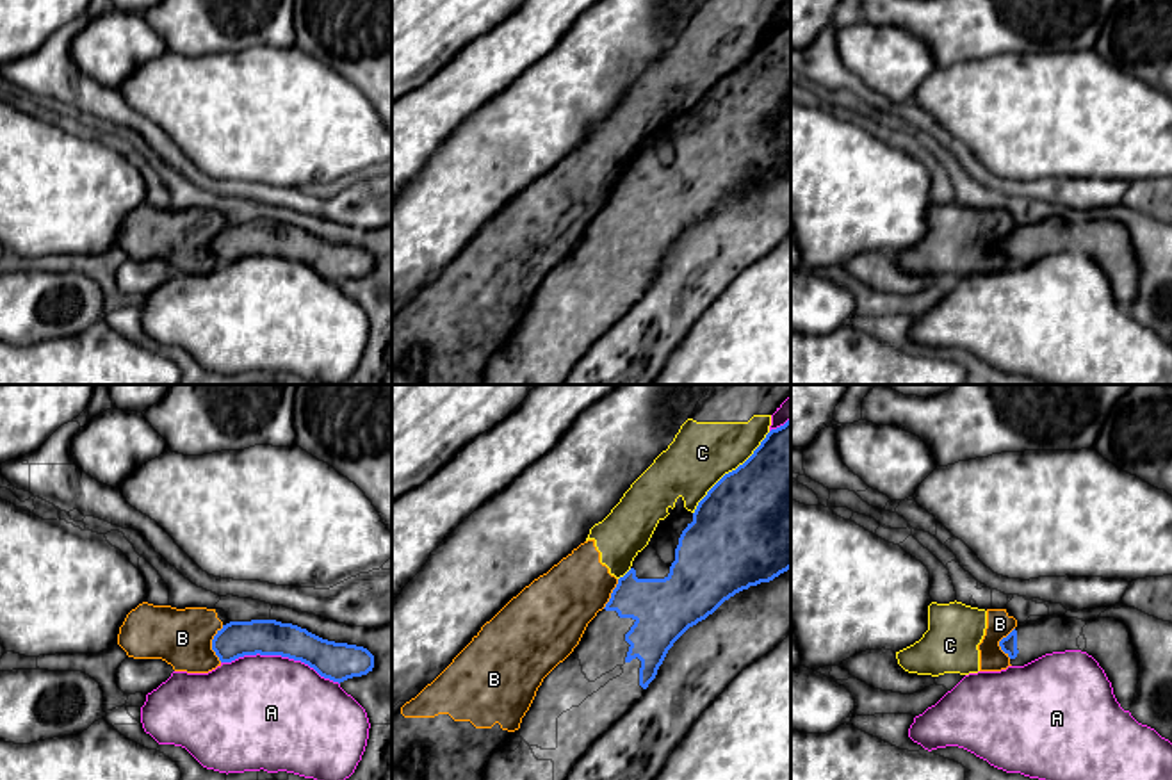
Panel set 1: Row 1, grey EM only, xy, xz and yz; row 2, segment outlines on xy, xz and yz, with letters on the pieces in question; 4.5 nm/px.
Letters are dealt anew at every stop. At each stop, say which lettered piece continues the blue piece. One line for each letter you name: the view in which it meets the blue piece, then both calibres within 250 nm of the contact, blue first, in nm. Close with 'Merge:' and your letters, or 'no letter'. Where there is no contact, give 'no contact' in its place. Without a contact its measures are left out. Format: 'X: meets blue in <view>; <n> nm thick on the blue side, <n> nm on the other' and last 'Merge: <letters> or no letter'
Merge: no letter

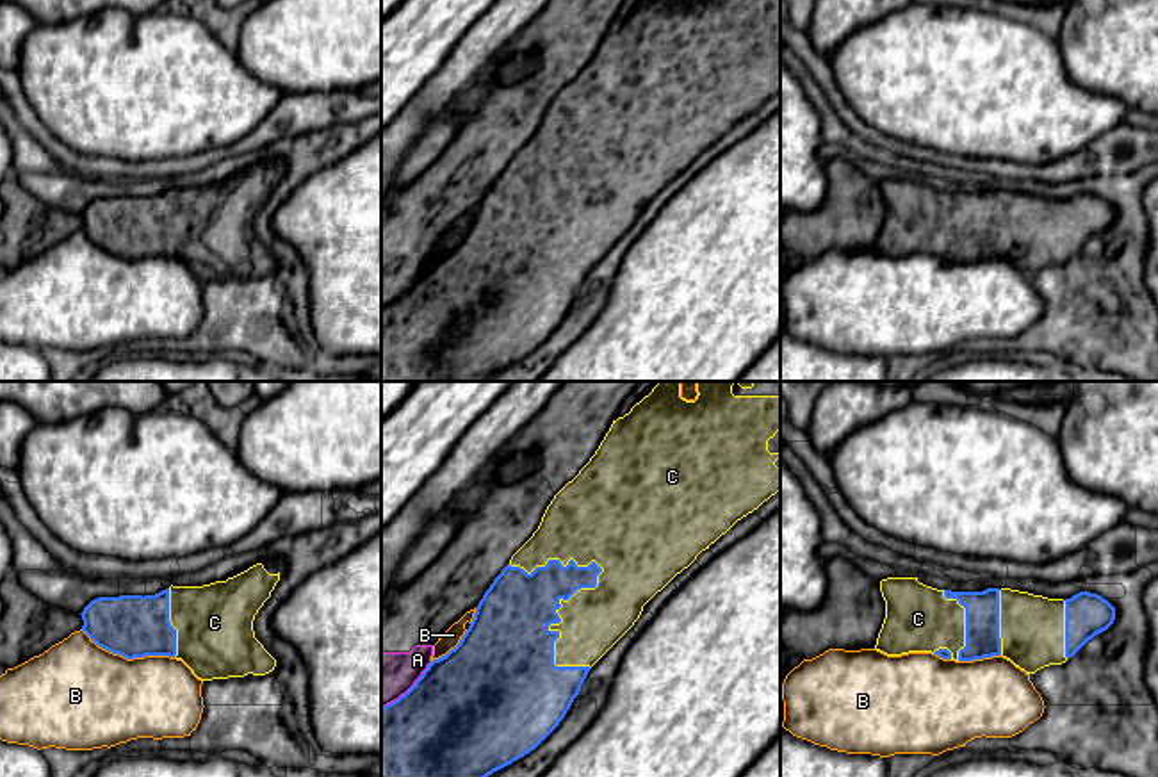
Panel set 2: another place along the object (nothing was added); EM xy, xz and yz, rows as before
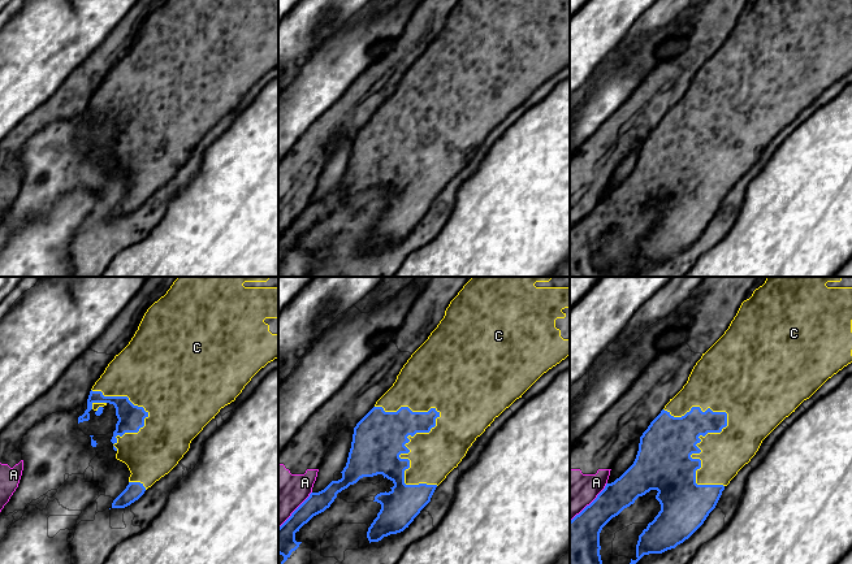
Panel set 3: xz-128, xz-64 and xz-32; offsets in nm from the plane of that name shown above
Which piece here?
C: meets blue in xz; 280 nm thick on the blue side, 280 nm on the other
Merge: C

